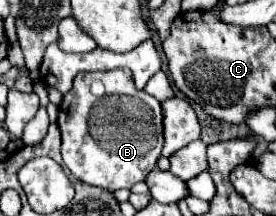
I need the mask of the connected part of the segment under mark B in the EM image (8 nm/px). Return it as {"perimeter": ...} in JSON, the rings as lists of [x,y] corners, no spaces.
{"perimeter":[[[130,69],[78,73],[60,109],[58,127],[62,131],[62,157],[76,179],[116,191],[130,189],[156,169],[156,159],[164,145],[162,105],[156,97],[134,87]]]}

